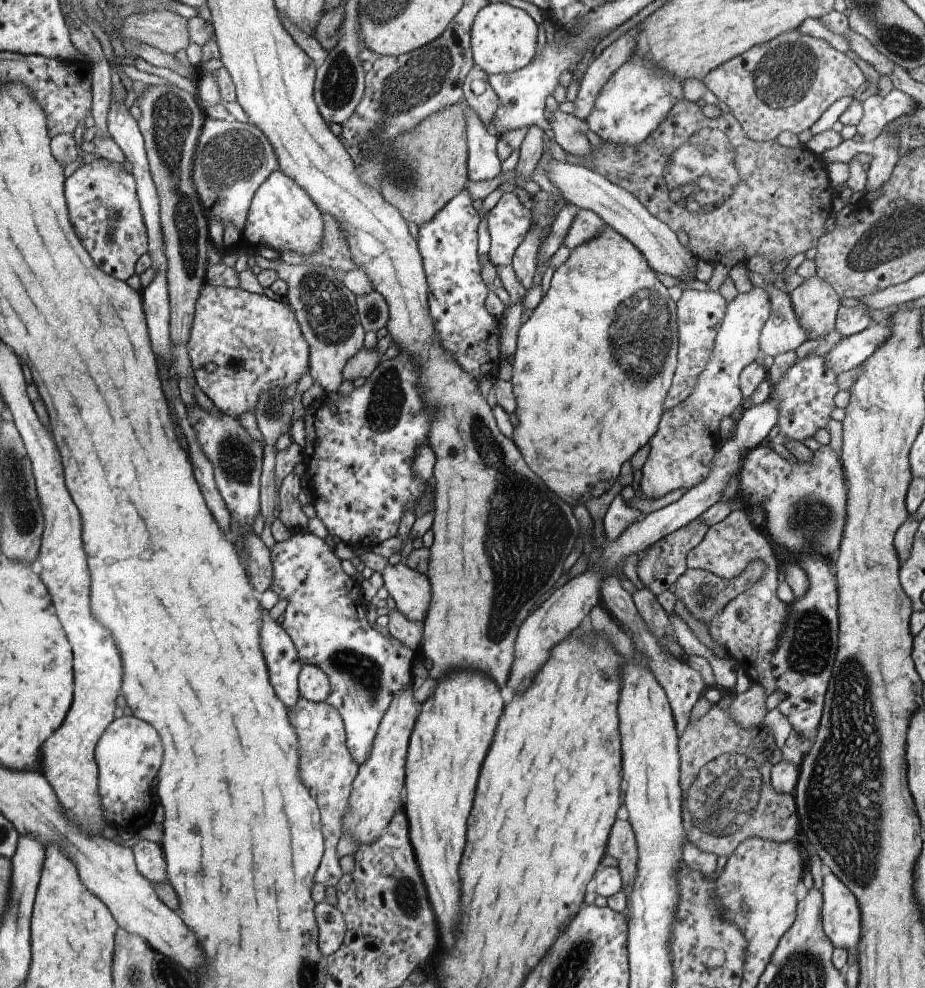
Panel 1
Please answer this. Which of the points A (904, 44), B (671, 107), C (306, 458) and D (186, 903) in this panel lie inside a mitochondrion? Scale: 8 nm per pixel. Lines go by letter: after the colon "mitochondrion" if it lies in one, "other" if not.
A: mitochondrion
B: other
C: other
D: other

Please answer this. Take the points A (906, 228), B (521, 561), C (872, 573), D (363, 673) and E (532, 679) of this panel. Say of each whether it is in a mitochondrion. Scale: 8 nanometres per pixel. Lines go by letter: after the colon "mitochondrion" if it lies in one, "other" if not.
A: mitochondrion
B: mitochondrion
C: other
D: mitochondrion
E: other

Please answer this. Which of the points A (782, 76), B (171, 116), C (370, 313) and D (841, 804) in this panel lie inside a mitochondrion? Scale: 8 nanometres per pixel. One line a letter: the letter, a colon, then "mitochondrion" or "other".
A: mitochondrion
B: mitochondrion
C: mitochondrion
D: mitochondrion

